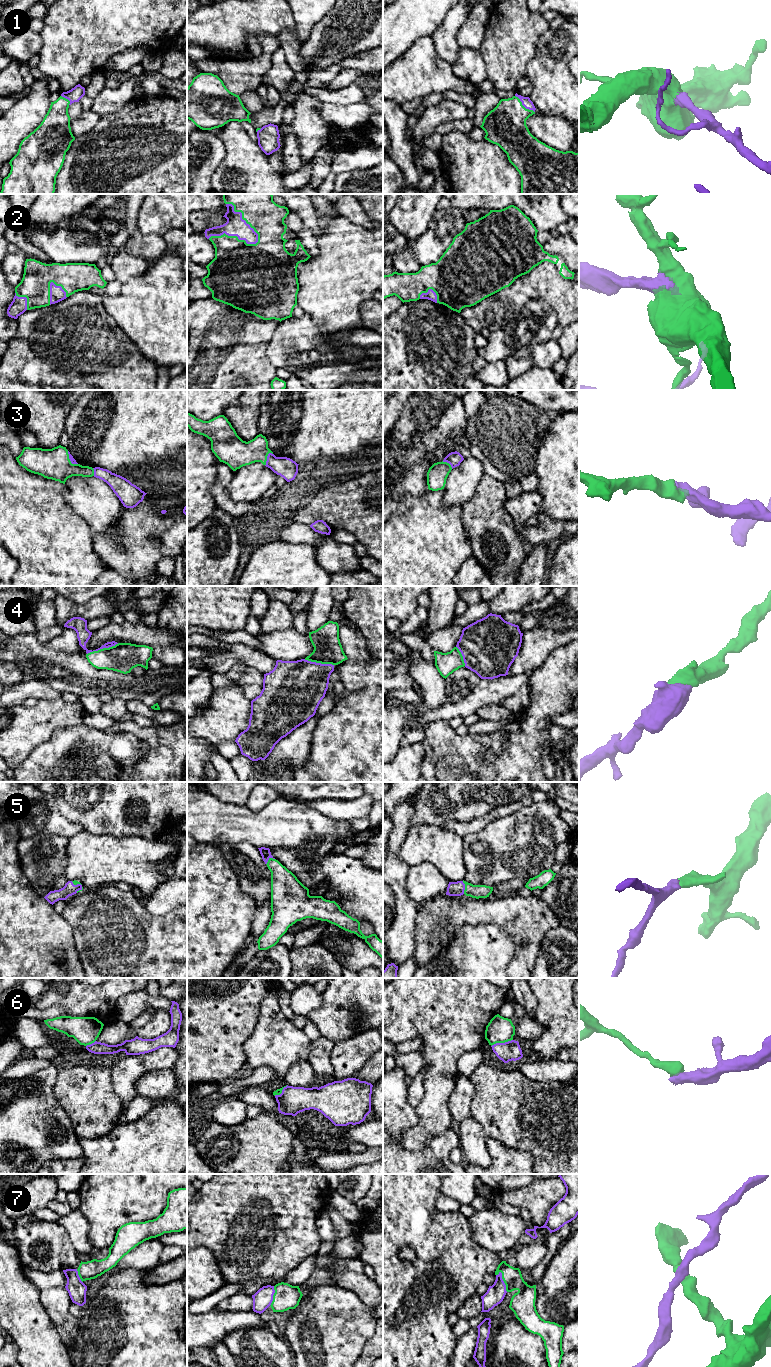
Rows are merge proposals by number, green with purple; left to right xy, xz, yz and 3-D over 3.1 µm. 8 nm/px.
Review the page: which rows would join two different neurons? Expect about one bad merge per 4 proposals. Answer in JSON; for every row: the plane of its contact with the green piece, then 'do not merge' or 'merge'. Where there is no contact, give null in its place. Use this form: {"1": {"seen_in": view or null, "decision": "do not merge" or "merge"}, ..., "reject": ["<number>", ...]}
{"1": {"seen_in": "yz", "decision": "merge"}, "2": {"seen_in": "xz", "decision": "merge"}, "3": {"seen_in": "xz", "decision": "merge"}, "4": {"seen_in": "xy", "decision": "merge"}, "5": {"seen_in": "yz", "decision": "merge"}, "6": {"seen_in": "yz", "decision": "do not merge"}, "7": {"seen_in": "yz", "decision": "do not merge"}, "reject": ["6", "7"]}

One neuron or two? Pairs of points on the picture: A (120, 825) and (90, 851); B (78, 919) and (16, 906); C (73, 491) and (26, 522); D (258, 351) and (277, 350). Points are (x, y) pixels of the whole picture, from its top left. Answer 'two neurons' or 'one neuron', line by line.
A: two neurons
B: two neurons
C: two neurons
D: two neurons

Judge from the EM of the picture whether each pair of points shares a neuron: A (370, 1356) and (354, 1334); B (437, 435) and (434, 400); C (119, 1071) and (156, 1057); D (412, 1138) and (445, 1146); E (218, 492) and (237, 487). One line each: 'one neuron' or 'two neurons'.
A: two neurons
B: two neurons
C: one neuron
D: two neurons
E: two neurons

